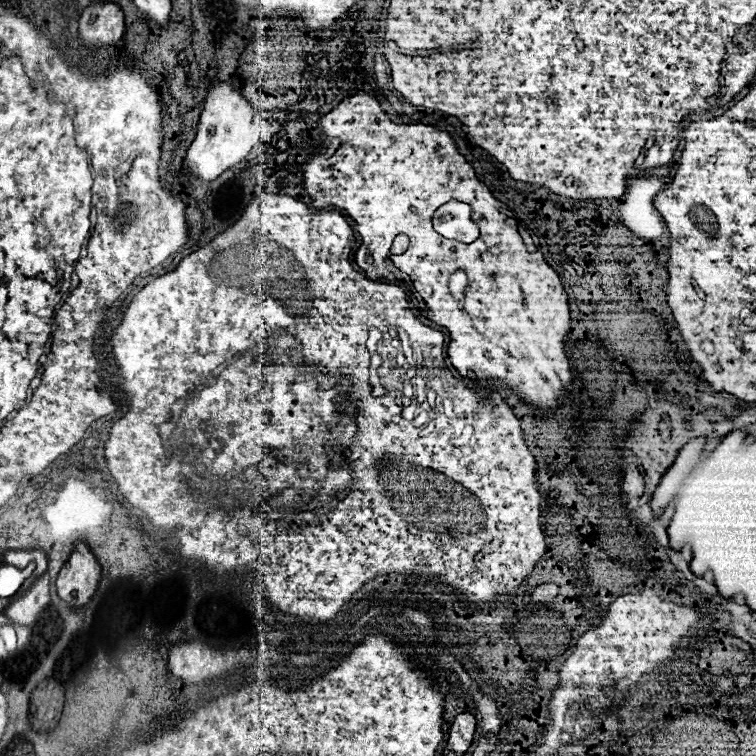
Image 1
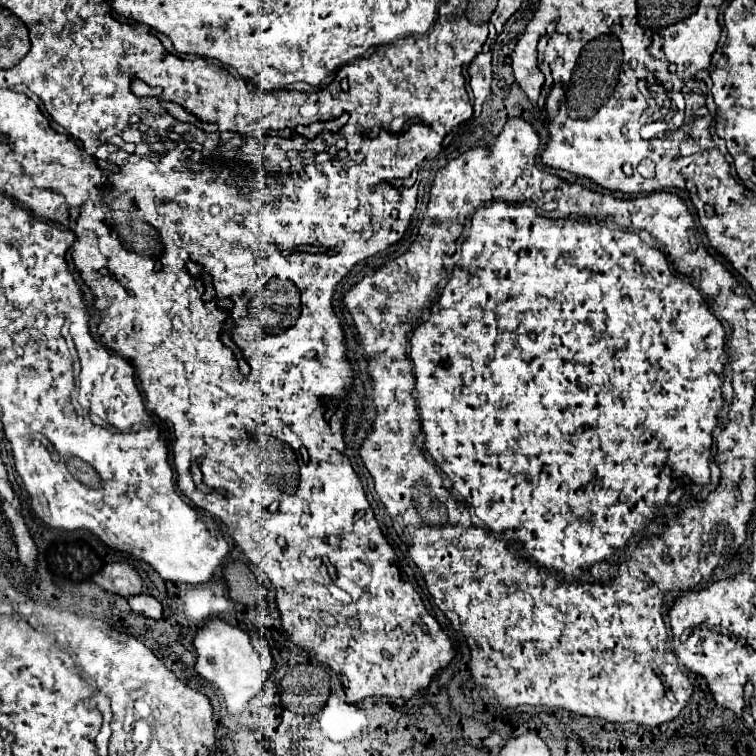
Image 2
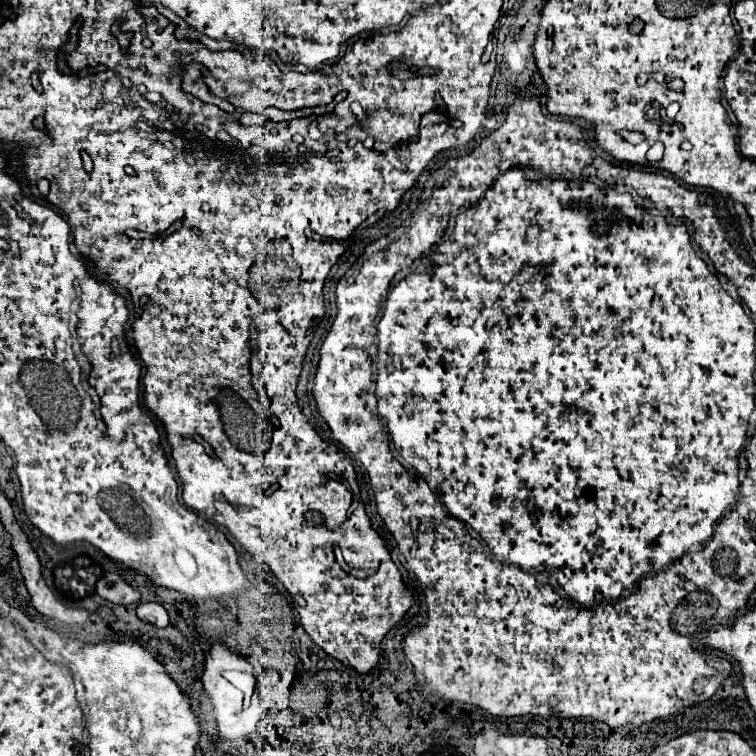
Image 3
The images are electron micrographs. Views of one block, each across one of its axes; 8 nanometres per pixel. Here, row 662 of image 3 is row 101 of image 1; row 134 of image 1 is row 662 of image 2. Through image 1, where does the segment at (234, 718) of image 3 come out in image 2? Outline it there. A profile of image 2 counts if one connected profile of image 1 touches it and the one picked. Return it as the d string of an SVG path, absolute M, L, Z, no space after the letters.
M212 618L196 632L192 644L196 648L196 672L208 682L216 682L216 686L224 694L228 712L232 716L238 716L248 706L250 698L262 690L262 684L266 680L266 672L262 670L262 664L250 644L250 638L240 628L230 626L220 618Z

